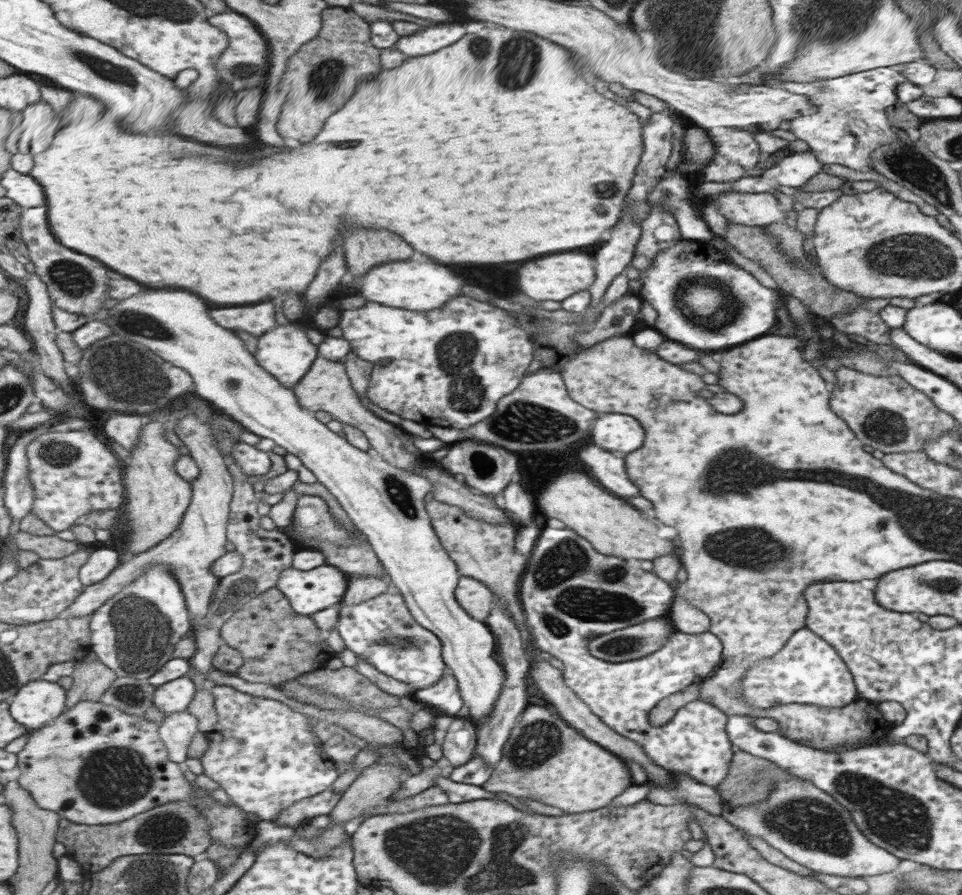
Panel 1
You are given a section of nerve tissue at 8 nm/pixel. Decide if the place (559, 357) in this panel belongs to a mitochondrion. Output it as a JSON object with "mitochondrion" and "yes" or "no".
{"mitochondrion":"no"}

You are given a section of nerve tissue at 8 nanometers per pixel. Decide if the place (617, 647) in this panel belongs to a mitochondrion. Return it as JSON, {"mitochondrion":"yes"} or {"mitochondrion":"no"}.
{"mitochondrion":"yes"}

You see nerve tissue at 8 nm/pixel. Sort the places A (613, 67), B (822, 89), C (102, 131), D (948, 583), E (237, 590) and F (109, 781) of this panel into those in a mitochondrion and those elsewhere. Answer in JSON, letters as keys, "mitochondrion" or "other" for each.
{"A":"other","B":"mitochondrion","C":"other","D":"mitochondrion","E":"mitochondrion","F":"mitochondrion"}

